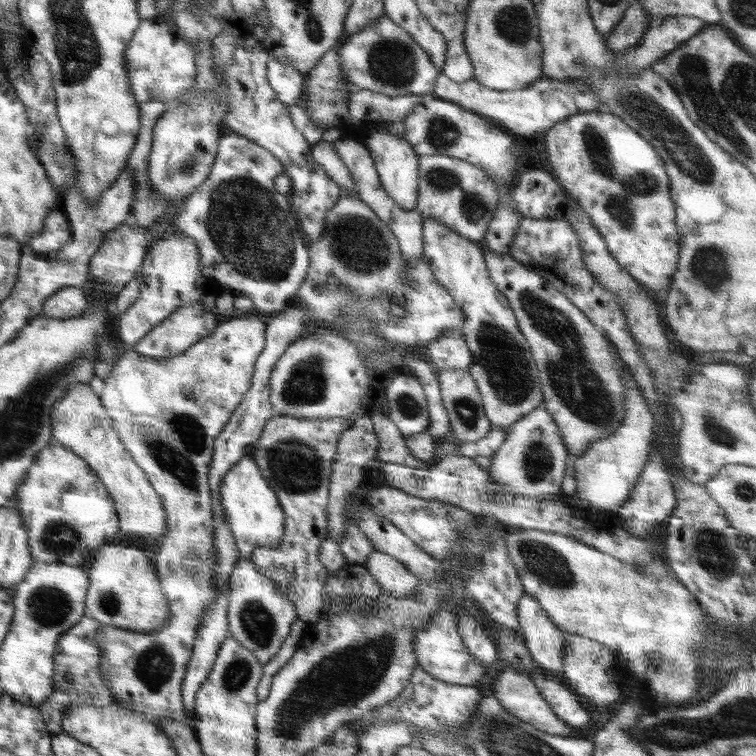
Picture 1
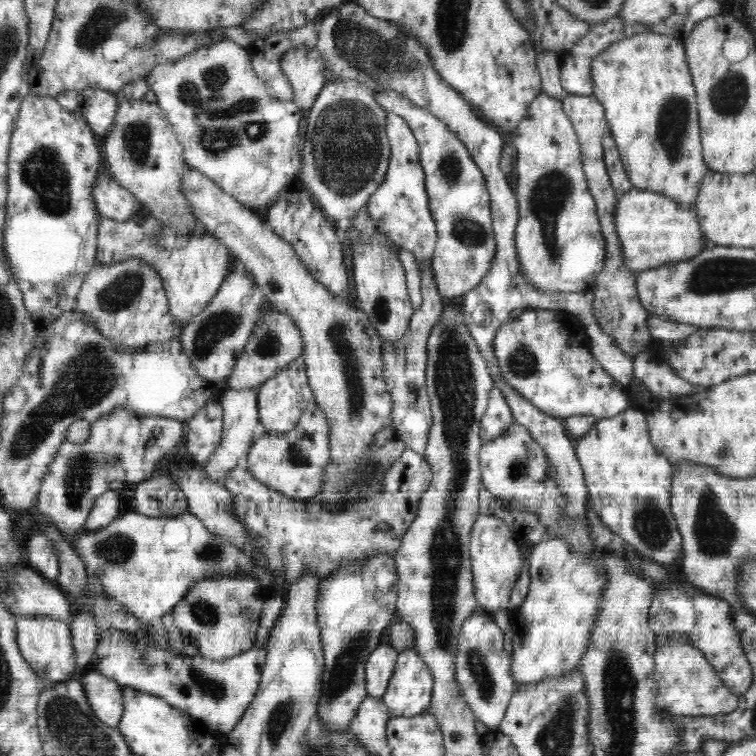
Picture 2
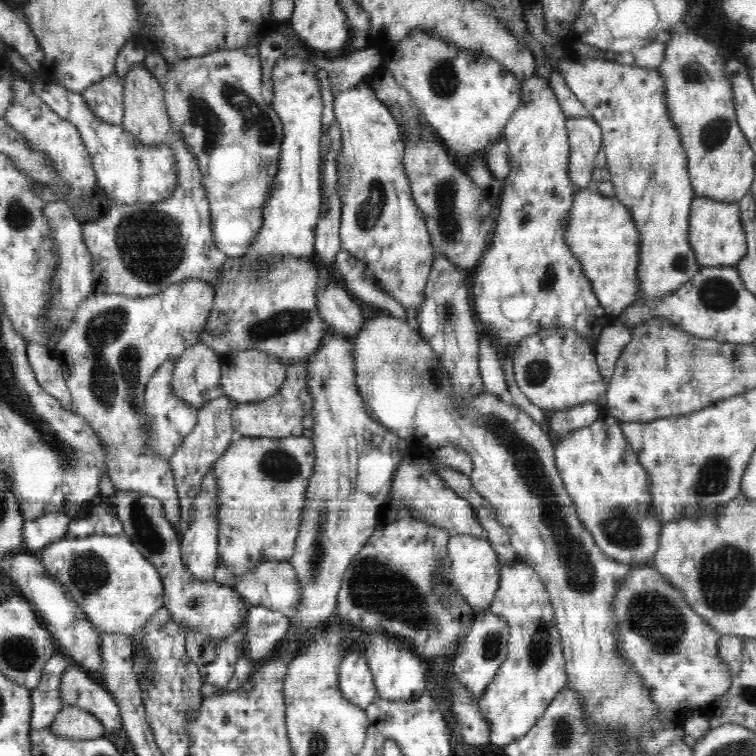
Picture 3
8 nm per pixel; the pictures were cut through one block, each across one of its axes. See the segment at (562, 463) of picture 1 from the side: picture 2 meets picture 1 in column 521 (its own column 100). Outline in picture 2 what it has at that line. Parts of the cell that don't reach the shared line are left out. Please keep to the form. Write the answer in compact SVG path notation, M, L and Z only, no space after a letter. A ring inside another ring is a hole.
M116 408L104 414L100 420L90 423L90 436L86 438L86 442L80 442L80 444L68 440L62 442L54 461L42 477L34 513L43 519L51 519L59 531L70 539L84 533L86 531L84 524L92 506L96 499L109 489L110 482L120 480L139 483L148 480L158 472L158 463L163 460L164 456L175 453L181 444L182 423L183 421L166 417L138 417L123 408Z

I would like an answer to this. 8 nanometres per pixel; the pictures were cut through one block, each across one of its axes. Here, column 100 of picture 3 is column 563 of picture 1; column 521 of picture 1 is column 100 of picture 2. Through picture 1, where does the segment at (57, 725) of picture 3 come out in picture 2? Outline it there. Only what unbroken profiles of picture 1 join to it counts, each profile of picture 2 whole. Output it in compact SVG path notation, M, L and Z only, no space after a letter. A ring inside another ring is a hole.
M93 670L80 679L94 715L108 726L117 727L124 712L123 686Z

